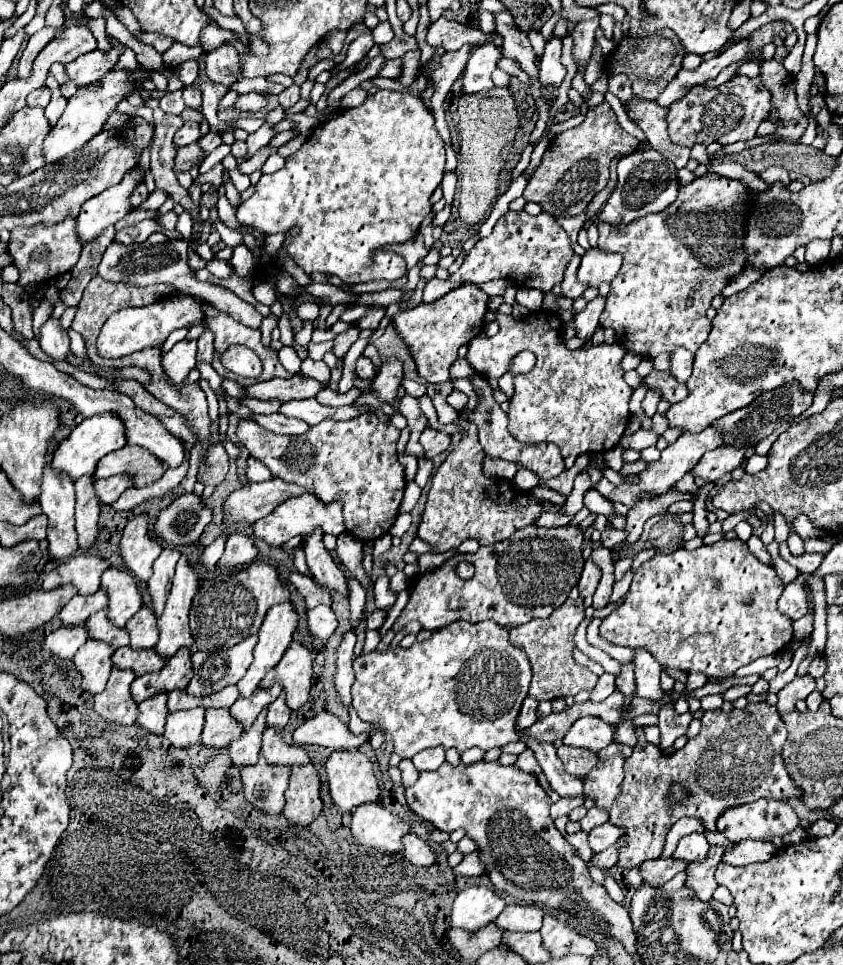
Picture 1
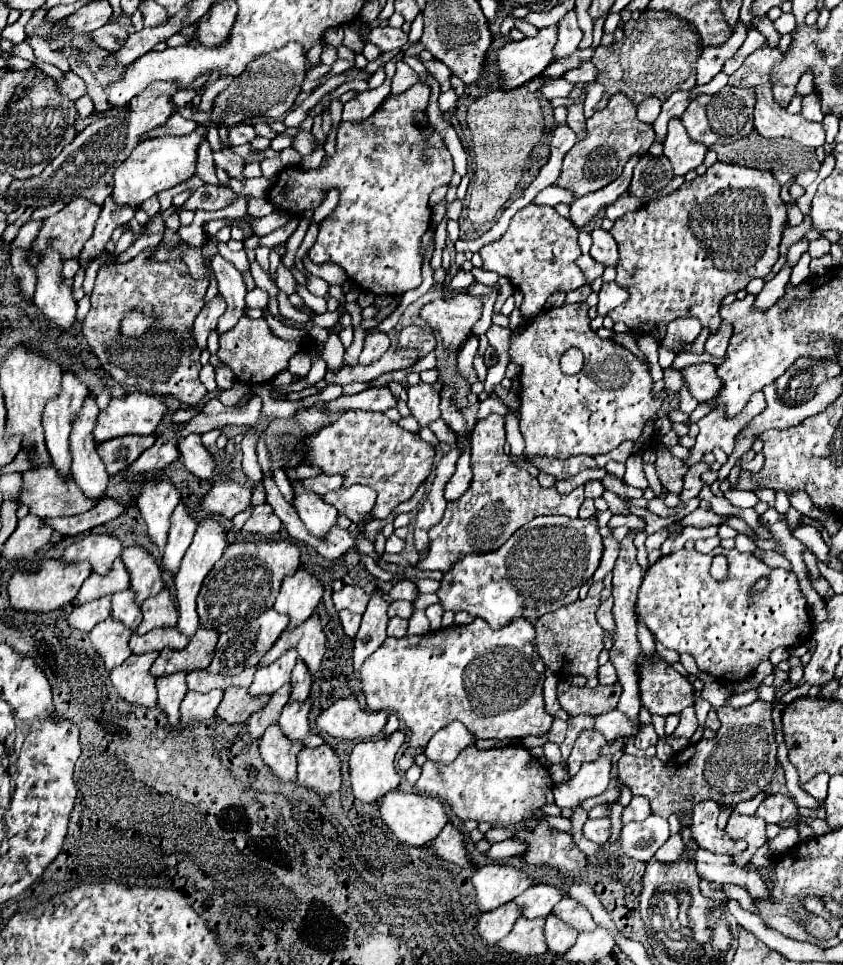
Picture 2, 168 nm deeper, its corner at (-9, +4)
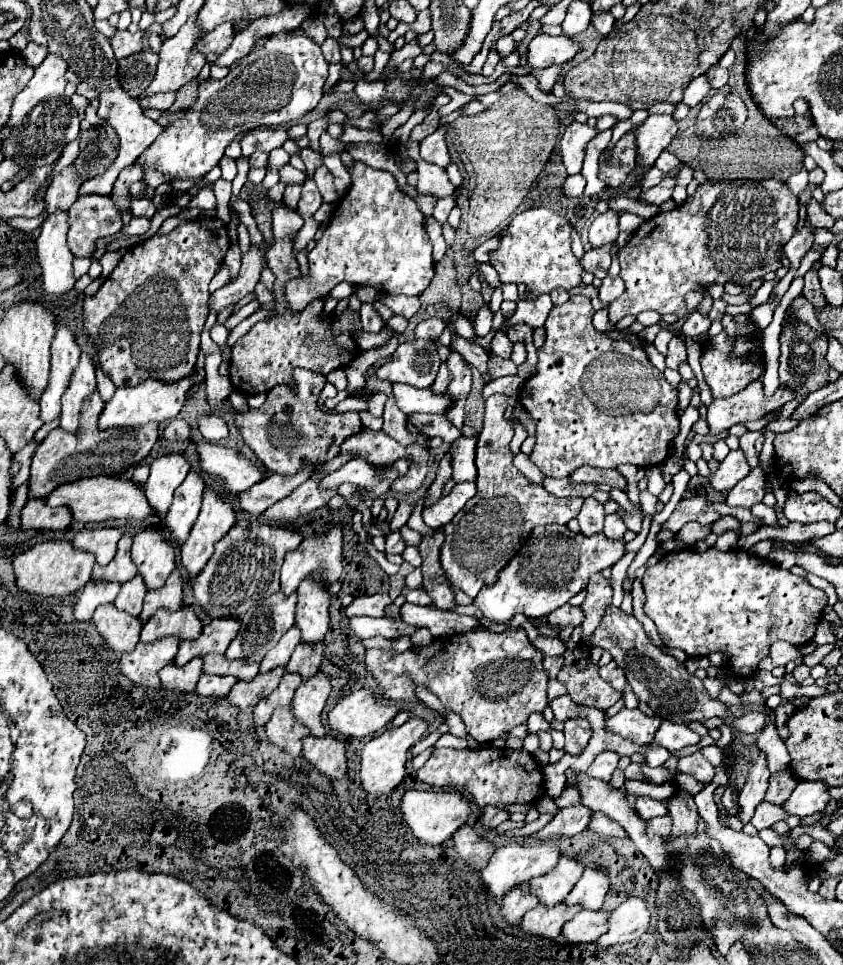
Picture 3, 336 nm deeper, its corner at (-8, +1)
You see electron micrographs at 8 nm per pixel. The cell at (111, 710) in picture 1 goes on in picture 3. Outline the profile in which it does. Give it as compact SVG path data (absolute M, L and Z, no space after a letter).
M164 638L150 644L138 642L134 652L120 658L120 674L124 674L132 684L142 688L160 688L158 670L174 660L178 652L178 638Z

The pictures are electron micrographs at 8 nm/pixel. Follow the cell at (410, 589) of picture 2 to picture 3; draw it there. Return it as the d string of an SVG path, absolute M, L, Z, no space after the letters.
M404 588L404 590L402 590L402 596L404 596L408 602L418 604L418 606L428 606L428 604L432 604L430 596L428 596L424 590L410 590L410 588Z

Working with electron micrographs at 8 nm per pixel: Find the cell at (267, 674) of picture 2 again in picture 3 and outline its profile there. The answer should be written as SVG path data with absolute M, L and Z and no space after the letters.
M290 628L280 642L264 656L264 660L260 662L260 672L270 672L272 668L286 668L288 660L294 652L294 648L300 644L300 630L298 628Z

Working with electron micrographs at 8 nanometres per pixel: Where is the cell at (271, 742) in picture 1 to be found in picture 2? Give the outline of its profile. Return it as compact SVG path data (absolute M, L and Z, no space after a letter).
M311 699L303 703L299 701L287 703L279 717L279 725L287 737L301 741L305 747L319 747L323 745L323 739L309 727L309 711L311 711Z

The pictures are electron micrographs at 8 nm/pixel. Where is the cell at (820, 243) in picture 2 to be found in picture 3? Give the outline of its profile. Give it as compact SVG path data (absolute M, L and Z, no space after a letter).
M816 260L814 264L812 264L812 268L806 272L806 276L804 276L804 280L806 280L806 284L804 284L804 296L814 304L814 308L822 308L822 304L824 304L824 294L822 294L822 288L820 288L820 280L818 280L818 270L820 270L820 260Z

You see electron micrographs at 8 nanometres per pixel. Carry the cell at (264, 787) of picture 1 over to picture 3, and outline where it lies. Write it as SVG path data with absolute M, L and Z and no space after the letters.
M276 708L272 718L266 724L266 736L270 740L270 744L282 748L284 752L288 752L290 756L298 758L300 750L302 750L302 738L308 736L306 726L298 724L296 718L288 708Z

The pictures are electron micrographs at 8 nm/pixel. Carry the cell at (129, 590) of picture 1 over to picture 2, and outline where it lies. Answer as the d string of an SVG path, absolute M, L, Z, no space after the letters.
M133 545L123 549L121 557L131 575L131 589L137 593L137 603L155 597L163 589L163 567L149 551Z

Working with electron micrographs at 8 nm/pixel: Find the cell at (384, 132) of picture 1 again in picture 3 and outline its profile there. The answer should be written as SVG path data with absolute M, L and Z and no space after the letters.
M352 162L346 166L352 178L348 194L342 198L340 206L332 214L328 228L324 230L322 240L316 242L314 250L308 254L310 262L310 278L300 276L292 284L286 286L286 300L292 310L302 310L308 300L318 300L328 296L328 292L338 282L350 282L354 286L372 286L380 294L404 294L404 296L418 296L426 290L434 276L434 262L432 262L432 242L424 228L424 216L416 202L402 192L394 174L386 170L374 170L362 162Z

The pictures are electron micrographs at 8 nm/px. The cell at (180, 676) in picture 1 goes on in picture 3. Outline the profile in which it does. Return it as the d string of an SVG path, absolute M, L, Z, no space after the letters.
M222 618L222 620L212 620L210 624L206 624L202 628L200 638L196 640L182 640L176 658L172 660L174 664L188 664L188 660L200 656L208 656L212 652L216 654L224 654L228 644L234 640L236 632L240 628L240 620L238 618Z

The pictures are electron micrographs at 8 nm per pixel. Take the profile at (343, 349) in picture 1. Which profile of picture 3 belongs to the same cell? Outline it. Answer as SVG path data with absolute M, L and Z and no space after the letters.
M384 294L384 296L380 296L380 302L384 306L388 306L394 314L400 314L404 318L412 318L421 307L418 296L388 296L388 294Z

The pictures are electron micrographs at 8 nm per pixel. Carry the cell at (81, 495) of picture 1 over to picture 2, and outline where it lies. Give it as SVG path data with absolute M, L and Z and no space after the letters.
M89 391L81 405L81 411L73 419L73 431L69 439L73 455L71 473L87 497L101 497L101 493L105 493L107 489L107 479L109 479L103 463L95 453L95 439L91 433L97 423L97 415L99 407L95 403L93 391Z

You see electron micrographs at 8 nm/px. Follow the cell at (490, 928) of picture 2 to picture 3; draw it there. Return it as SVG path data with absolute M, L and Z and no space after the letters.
M524 884L524 886L518 886L514 888L512 892L508 892L502 902L500 902L500 912L504 916L504 920L510 924L510 926L516 926L520 922L520 918L538 906L538 900L530 894L530 886Z

